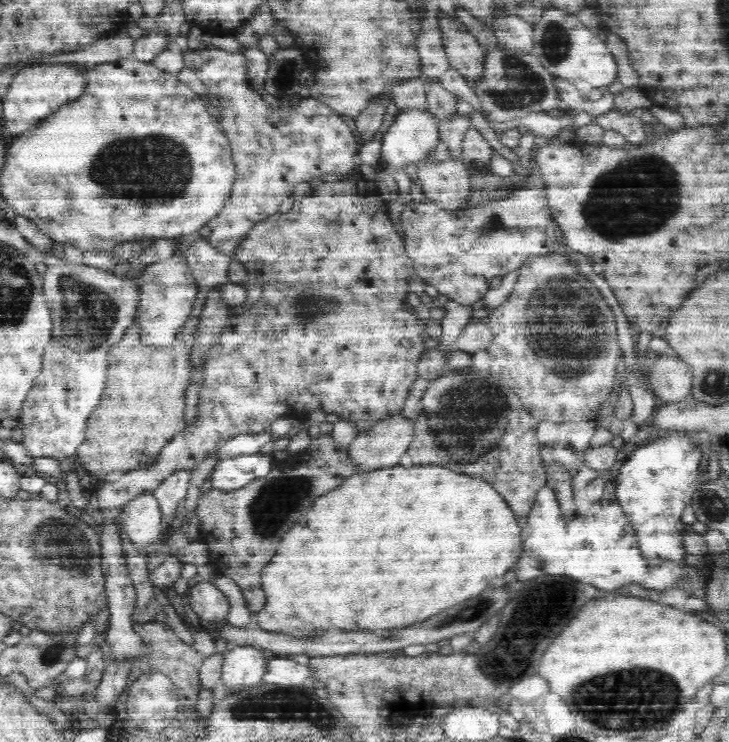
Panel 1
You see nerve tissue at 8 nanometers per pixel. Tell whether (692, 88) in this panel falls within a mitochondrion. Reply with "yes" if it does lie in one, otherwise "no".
no

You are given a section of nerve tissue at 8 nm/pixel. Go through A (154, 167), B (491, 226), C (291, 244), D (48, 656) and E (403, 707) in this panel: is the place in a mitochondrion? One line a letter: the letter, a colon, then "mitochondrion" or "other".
A: mitochondrion
B: mitochondrion
C: other
D: mitochondrion
E: other

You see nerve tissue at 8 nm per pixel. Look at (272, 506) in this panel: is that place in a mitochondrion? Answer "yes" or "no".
yes

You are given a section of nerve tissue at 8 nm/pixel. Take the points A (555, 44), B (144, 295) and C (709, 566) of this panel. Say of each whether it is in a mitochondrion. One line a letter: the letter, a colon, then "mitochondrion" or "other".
A: mitochondrion
B: other
C: other

